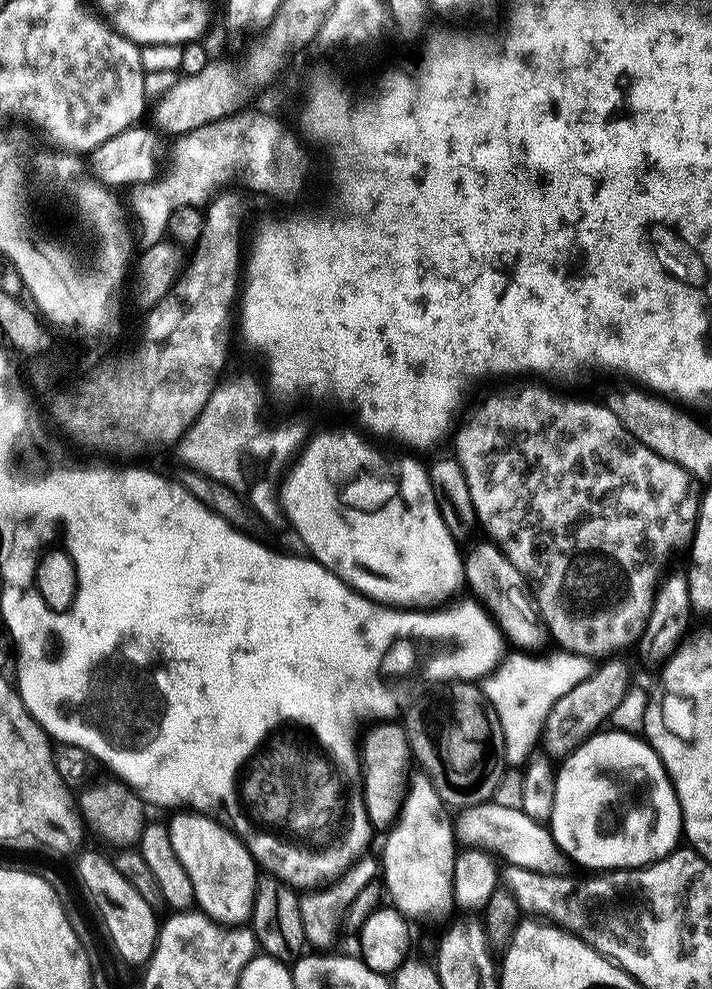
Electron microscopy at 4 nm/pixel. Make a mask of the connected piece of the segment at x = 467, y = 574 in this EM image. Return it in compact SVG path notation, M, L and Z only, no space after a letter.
M487 538L481 540L481 544L476 544L469 552L463 553L464 584L472 587L471 595L488 609L513 649L529 654L539 653L545 647L543 644L549 643L548 628L536 611L529 589L522 583L520 571L516 569L514 562L510 562L510 558L506 558L506 554L502 554L498 545Z

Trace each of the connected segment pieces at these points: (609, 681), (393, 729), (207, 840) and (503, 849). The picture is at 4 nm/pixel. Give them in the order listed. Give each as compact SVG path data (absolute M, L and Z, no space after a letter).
M624 658L605 659L601 668L600 665L593 667L586 682L578 682L578 686L570 690L570 694L562 694L562 698L554 702L542 733L542 744L544 742L547 748L545 751L551 757L563 758L570 755L582 742L586 742L611 721L614 710L630 690L628 664L620 659Z
M376 722L372 729L364 736L364 741L358 744L358 780L362 785L362 801L368 821L372 823L373 829L386 830L391 827L396 813L400 811L400 801L404 799L406 791L406 772L404 770L410 764L410 749L408 747L408 736L403 727L396 722Z
M180 810L175 813L173 820L167 821L170 842L174 846L174 854L178 854L178 862L186 874L190 874L190 883L194 886L195 907L207 914L211 920L229 926L244 926L252 919L252 907L256 901L256 881L258 865L250 850L242 843L239 836L228 827L227 823L213 818L211 815Z
M489 802L459 809L454 820L457 841L471 842L491 852L503 863L505 860L505 865L508 866L522 866L526 870L538 870L542 874L563 873L566 857L556 847L551 831L541 821L527 816L523 808L519 806L511 808L508 804L496 803Z

